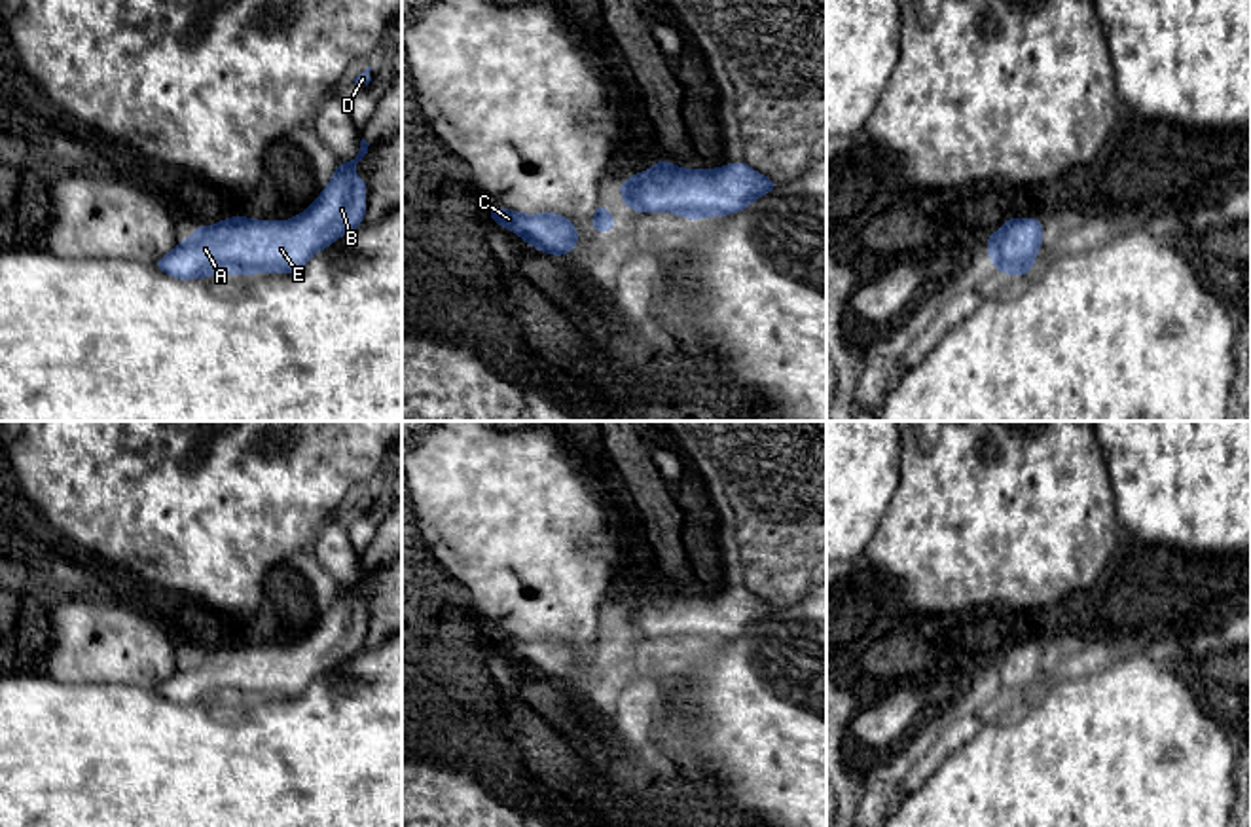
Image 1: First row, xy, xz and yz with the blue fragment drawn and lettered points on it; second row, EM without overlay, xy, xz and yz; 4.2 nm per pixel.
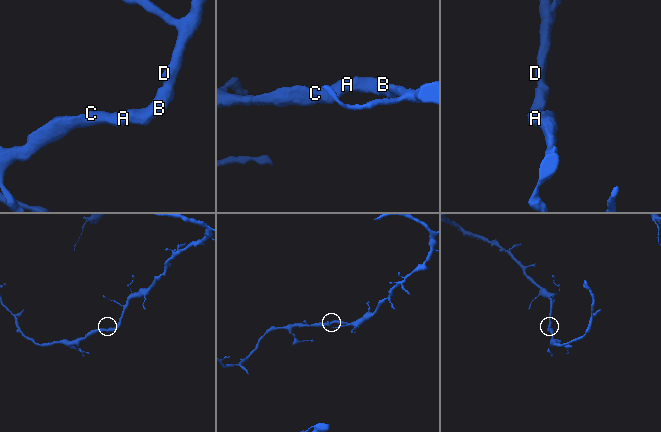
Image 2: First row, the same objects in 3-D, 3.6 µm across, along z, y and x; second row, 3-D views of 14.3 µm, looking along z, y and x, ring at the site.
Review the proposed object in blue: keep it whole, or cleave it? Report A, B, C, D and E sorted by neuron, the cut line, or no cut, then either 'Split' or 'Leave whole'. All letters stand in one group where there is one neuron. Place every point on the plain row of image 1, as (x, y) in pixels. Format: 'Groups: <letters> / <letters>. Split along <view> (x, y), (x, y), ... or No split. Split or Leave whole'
Groups: A B C D E. No split. Leave whole

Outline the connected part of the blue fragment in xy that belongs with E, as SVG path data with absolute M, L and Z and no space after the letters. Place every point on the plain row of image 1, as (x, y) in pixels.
M360 565L354 584L339 588L330 609L301 639L286 647L224 643L195 658L154 690L174 704L299 696L315 677L358 652L366 639L366 605L353 594L368 579Z

